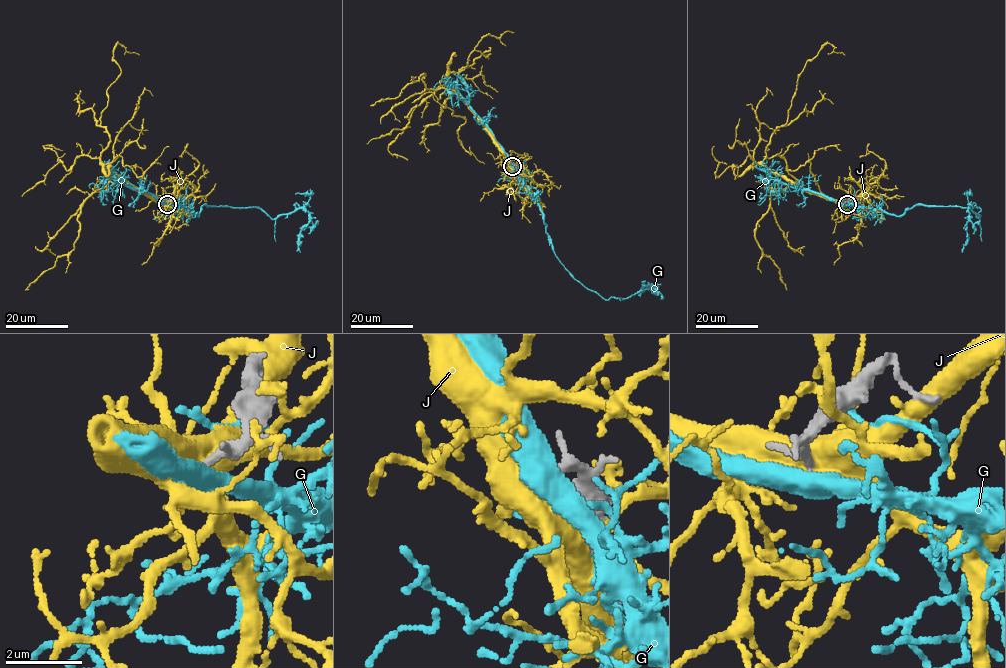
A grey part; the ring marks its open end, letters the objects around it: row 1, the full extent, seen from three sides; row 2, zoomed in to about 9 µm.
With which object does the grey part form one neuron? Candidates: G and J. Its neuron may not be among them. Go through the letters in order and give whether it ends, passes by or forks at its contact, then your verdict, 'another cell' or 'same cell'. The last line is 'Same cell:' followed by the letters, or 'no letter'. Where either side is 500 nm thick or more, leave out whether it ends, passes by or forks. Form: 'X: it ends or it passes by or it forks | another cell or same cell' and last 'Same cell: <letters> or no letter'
G: another cell
J: another cell
Same cell: no letter

